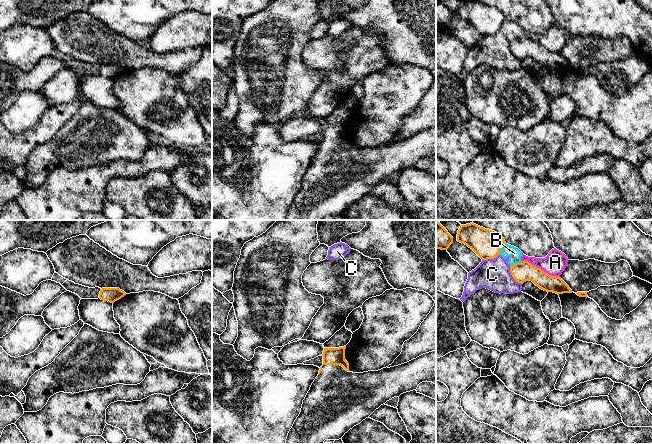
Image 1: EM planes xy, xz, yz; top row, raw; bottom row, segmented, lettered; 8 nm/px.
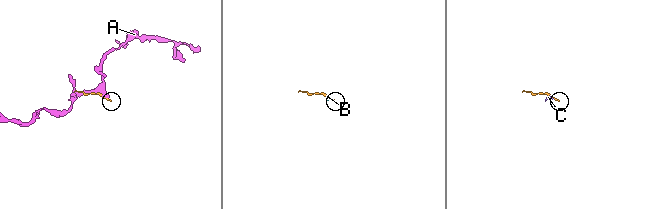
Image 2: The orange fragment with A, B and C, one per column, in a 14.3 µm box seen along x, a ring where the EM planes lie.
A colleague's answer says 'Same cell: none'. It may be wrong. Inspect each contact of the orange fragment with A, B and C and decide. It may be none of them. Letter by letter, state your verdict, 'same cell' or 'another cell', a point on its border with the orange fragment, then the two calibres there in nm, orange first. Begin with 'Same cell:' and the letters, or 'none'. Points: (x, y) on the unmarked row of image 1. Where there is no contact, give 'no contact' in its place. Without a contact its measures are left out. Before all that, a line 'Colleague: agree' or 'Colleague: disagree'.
Colleague: agree
Same cell: none
A: another cell; contact yz (540, 45); calibres 160 and 180 nm
B: another cell; contact yz (515, 40); calibres 160 and 100 nm
C: another cell; contact yz (512, 52); calibres 160 and 260 nm

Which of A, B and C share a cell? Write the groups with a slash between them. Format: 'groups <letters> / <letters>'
groups A B C

